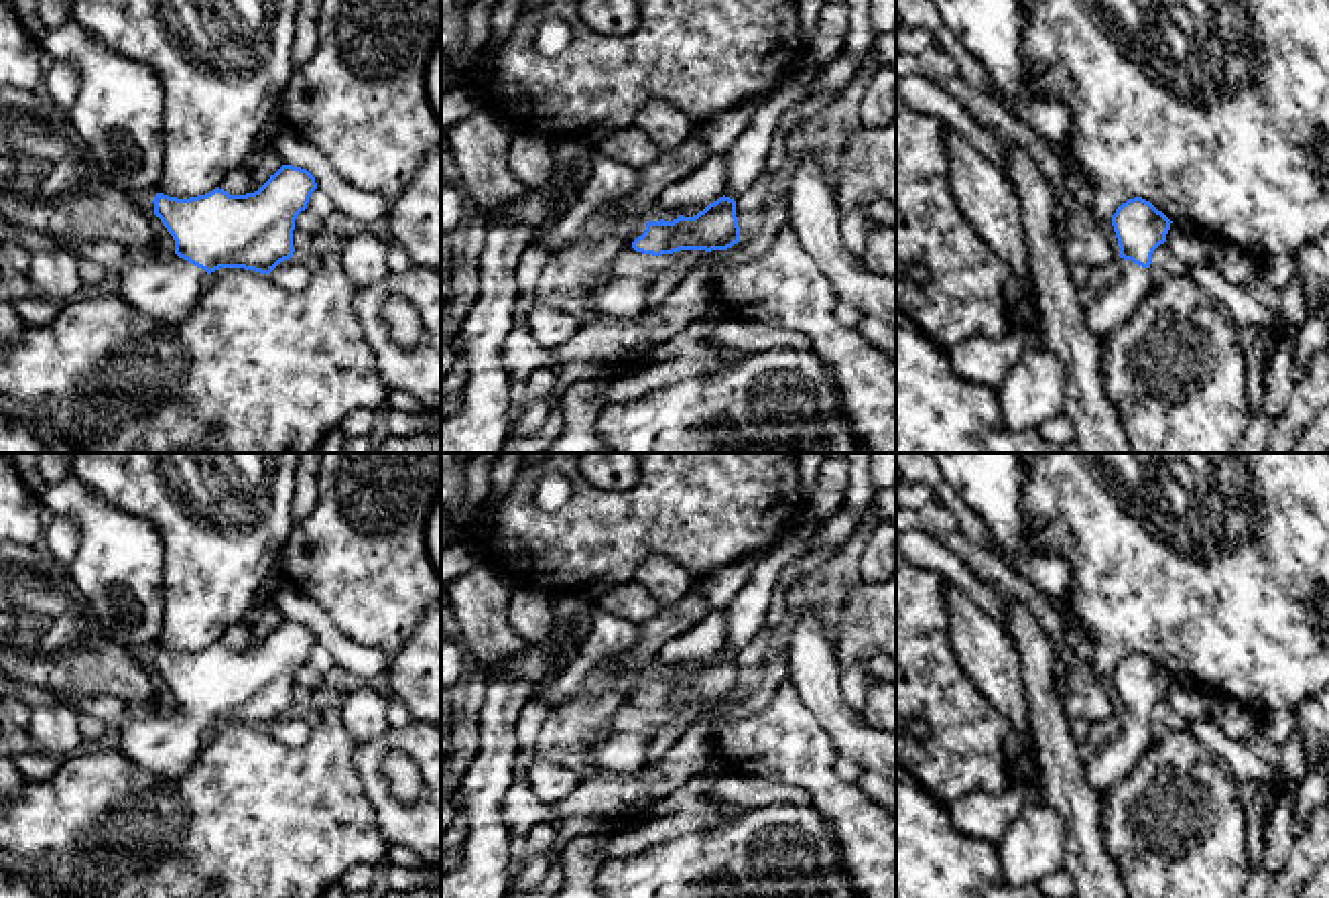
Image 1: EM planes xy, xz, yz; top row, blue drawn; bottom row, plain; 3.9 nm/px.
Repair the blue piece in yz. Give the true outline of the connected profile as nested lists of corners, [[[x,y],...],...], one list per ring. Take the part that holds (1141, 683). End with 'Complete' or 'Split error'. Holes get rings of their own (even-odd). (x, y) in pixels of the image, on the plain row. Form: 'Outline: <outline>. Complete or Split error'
Outline: [[[1142,652],[1128,654],[1112,670],[1120,701],[1120,731],[1093,754],[1083,756],[1085,780],[1099,796],[1124,780],[1152,746],[1152,709],[1166,697],[1170,679],[1162,666]]]. Split error

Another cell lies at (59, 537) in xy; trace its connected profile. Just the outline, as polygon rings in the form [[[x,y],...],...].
[[[55,514],[51,524],[45,528],[45,536],[43,536],[49,549],[49,555],[65,567],[69,567],[69,563],[73,561],[77,553],[75,538],[77,538],[75,522],[59,514]]]

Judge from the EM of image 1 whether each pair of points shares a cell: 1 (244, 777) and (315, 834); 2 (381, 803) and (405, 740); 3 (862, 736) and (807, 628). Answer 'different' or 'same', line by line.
1: same
2: same
3: same

